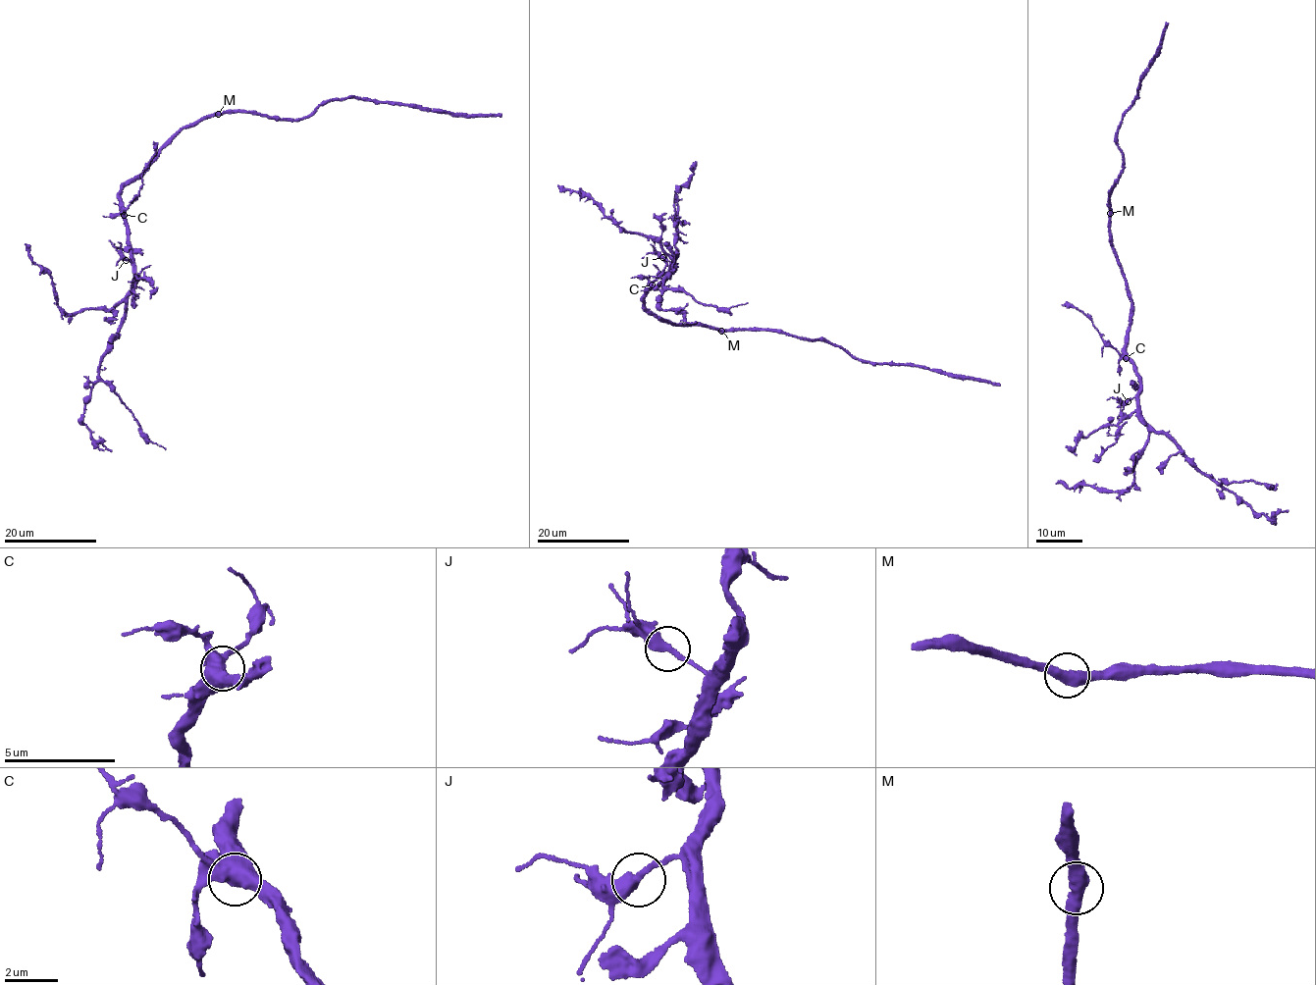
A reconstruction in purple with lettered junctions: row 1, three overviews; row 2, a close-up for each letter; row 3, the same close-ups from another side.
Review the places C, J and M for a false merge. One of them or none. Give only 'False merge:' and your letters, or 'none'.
False merge: none

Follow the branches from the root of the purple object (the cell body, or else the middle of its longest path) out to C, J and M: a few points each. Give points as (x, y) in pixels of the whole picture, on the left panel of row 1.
C: (159, 156), (121, 190), (121, 212), (124, 215)
J: (159, 156), (121, 190), (121, 214), (127, 231), (131, 264), (126, 260)
M: (159, 156), (184, 128), (194, 126), (218, 114)

